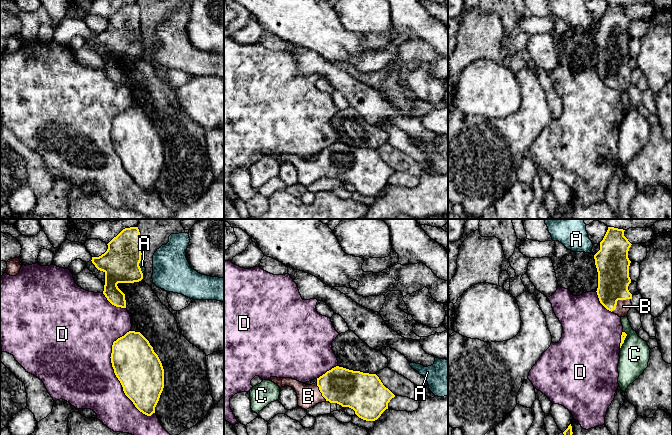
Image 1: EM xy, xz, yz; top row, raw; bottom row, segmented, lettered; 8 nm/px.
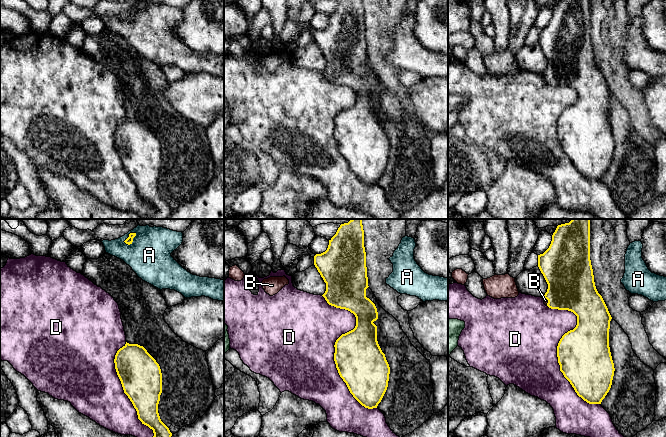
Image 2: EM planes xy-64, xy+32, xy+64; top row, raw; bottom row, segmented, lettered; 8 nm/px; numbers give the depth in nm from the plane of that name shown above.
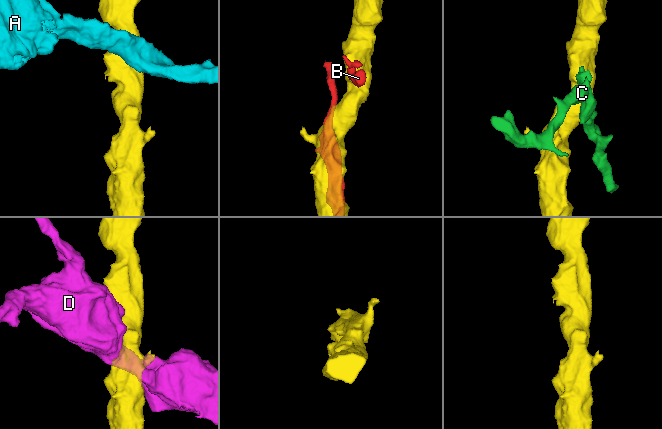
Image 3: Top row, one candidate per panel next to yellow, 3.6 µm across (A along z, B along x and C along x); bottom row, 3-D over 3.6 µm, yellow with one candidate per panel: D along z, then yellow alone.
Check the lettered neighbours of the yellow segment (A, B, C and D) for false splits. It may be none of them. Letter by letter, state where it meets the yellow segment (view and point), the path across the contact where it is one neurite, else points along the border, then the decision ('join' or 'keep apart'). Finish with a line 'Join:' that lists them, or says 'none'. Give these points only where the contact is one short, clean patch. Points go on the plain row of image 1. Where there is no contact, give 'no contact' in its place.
A: xy (138, 40) | along xy (141, 30), (139, 43), (142, 49) | keep apart
B: yz (618, 75) | join
C: yz (624, 115) | keep apart
D: xy (115, 150) | keep apart
Join: B

